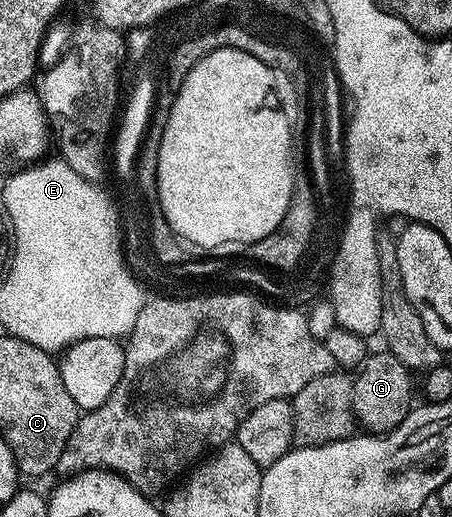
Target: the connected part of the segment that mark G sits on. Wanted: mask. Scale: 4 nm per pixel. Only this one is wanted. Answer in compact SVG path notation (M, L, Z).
M388 350L370 351L361 367L356 369L353 381L353 409L357 415L358 425L373 434L392 432L407 418L414 407L413 377L410 368Z

